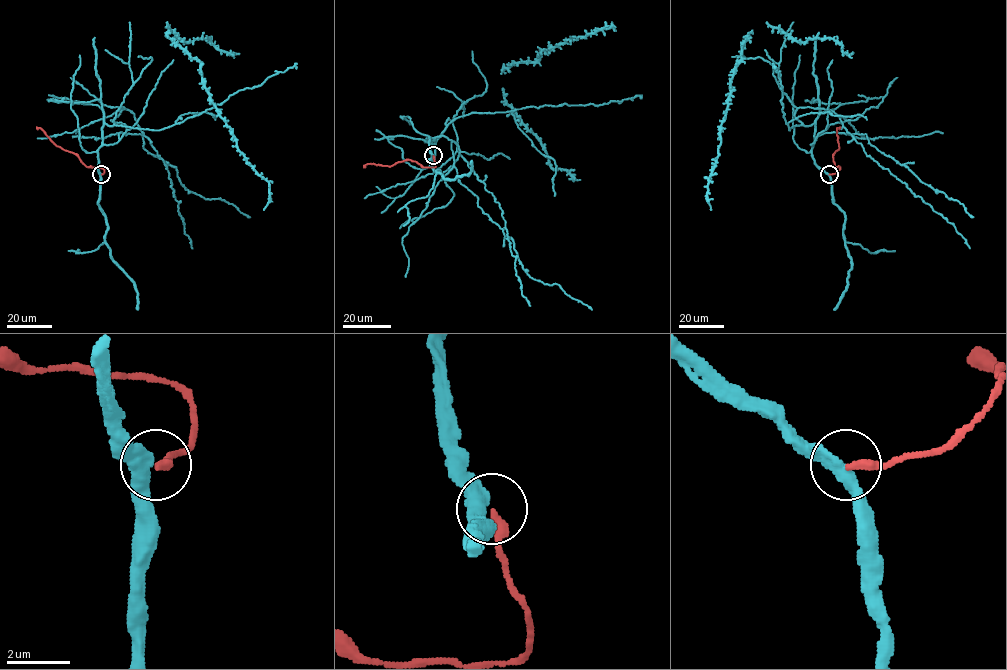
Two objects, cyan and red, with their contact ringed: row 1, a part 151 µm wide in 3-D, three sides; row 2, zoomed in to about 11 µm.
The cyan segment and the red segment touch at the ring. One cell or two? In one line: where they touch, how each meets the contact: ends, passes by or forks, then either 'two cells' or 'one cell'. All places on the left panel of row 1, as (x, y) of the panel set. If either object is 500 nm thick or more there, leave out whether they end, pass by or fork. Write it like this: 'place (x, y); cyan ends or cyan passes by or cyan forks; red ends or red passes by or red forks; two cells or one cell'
place (101, 174); cyan passes by; red ends; one cell

